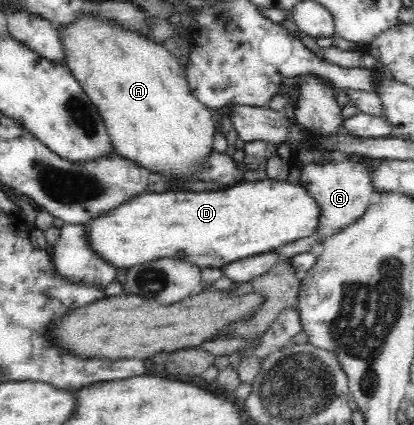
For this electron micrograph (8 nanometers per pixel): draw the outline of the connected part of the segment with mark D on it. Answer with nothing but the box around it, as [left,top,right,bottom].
[85,182,321,270]

